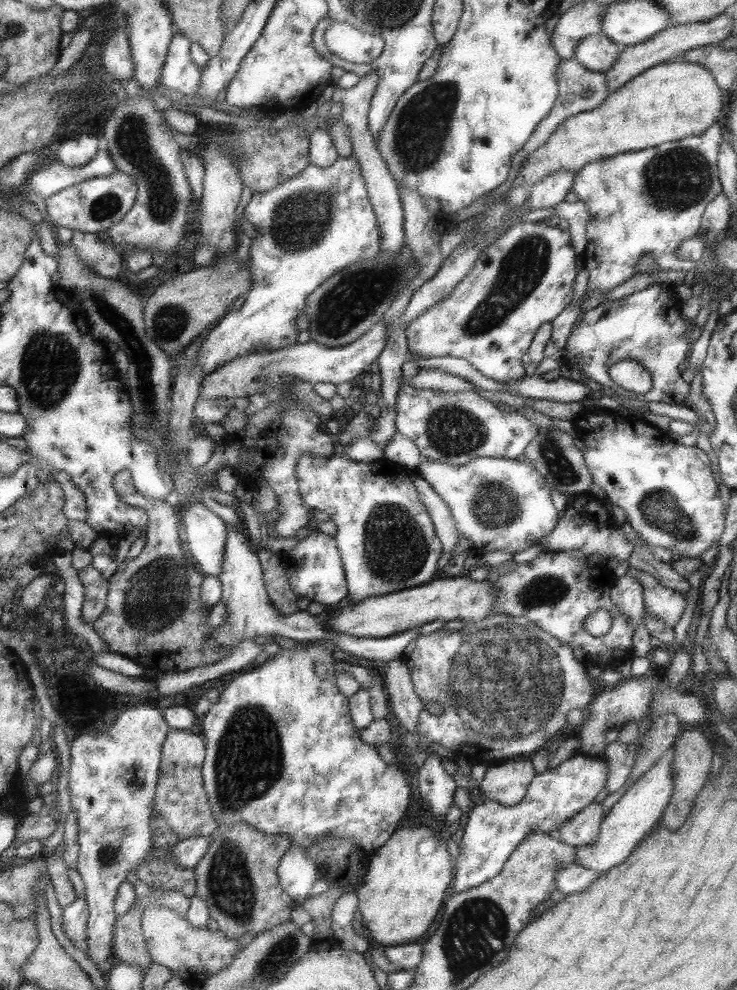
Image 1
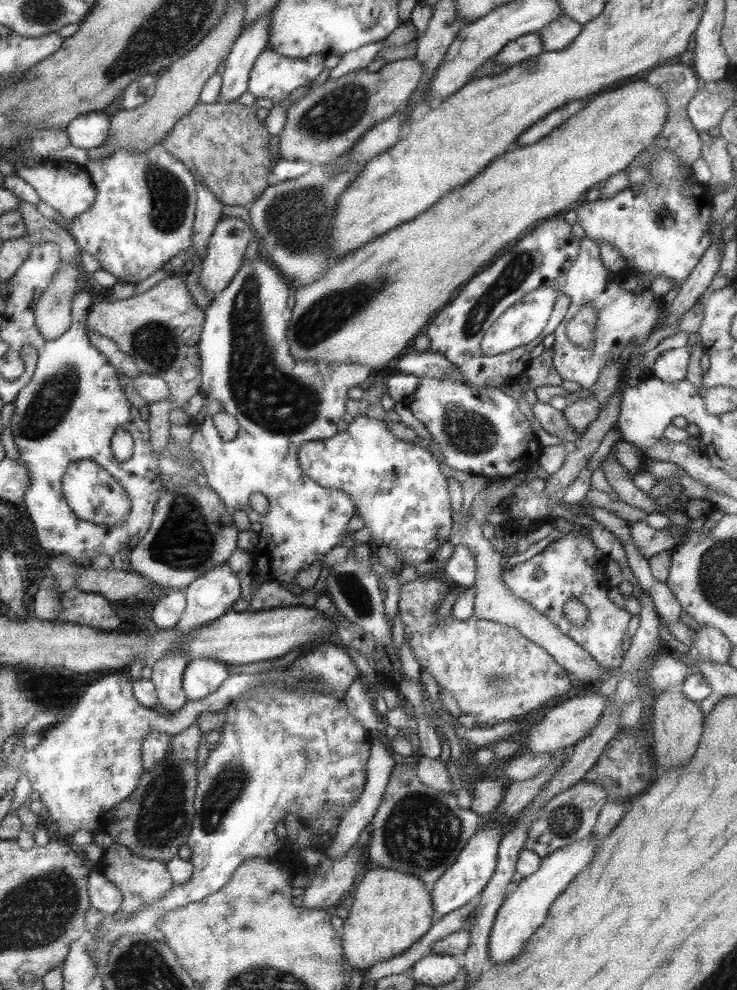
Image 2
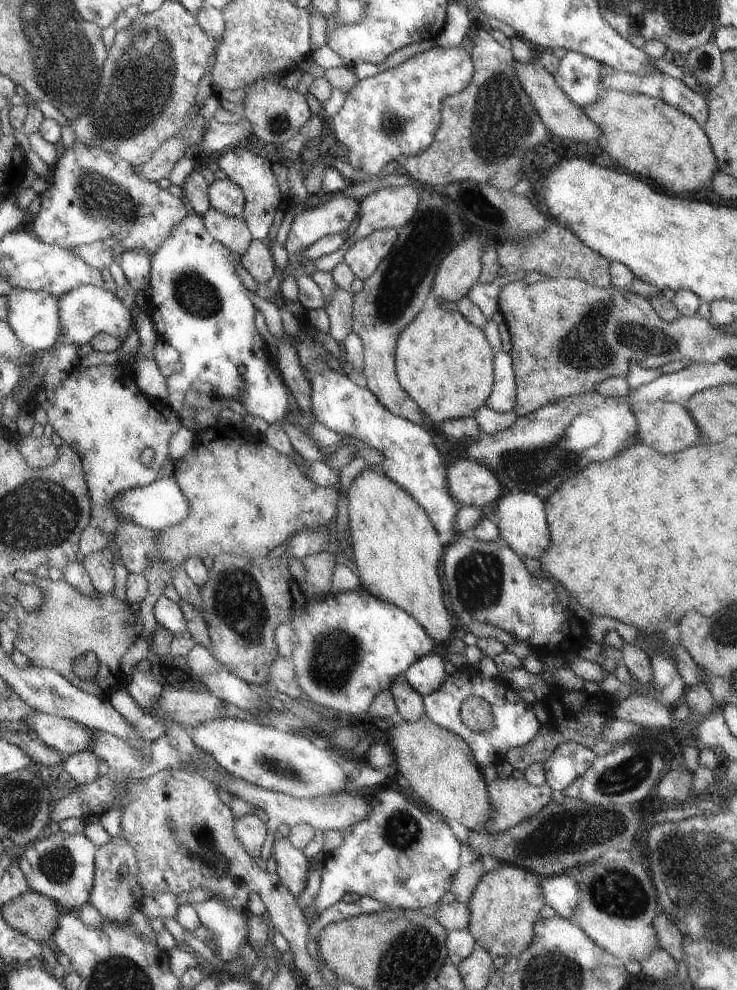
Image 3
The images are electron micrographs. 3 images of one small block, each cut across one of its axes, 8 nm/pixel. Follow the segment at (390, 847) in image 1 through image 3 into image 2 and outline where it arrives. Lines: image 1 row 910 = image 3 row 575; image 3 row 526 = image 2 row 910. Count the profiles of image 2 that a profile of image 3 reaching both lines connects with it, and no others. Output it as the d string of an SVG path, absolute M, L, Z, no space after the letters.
M365 866L355 884L353 904L339 930L339 940L343 962L347 960L353 970L365 972L373 964L397 958L425 936L435 922L435 910L431 906L431 890L417 880L417 876L395 872L391 868Z

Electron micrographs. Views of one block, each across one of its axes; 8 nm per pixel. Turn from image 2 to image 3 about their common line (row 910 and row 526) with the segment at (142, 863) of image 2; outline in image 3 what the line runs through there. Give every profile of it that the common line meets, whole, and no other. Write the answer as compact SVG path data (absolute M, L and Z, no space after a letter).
M119 522L119 526L115 528L113 544L117 548L119 562L127 568L127 572L141 574L153 556L155 532L145 530L137 524L131 524L131 522L129 524Z

